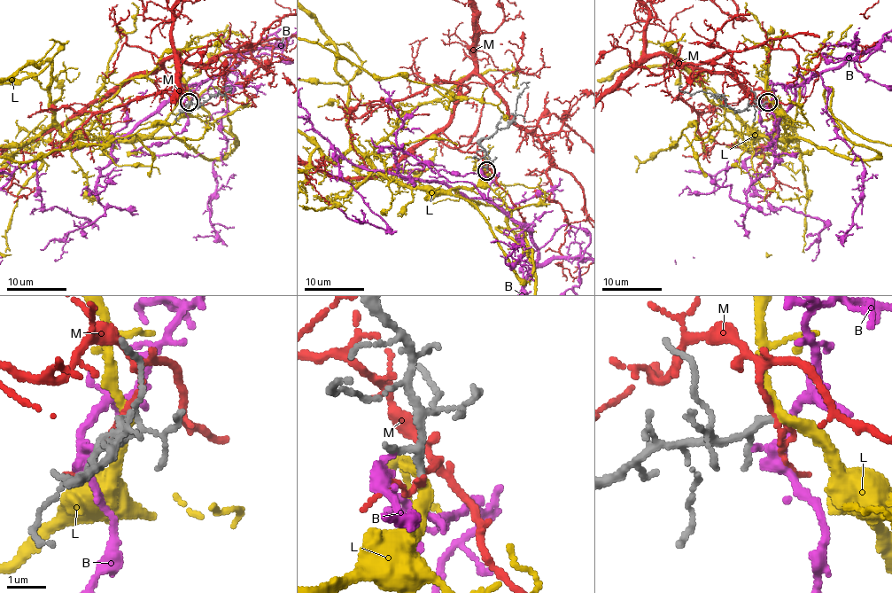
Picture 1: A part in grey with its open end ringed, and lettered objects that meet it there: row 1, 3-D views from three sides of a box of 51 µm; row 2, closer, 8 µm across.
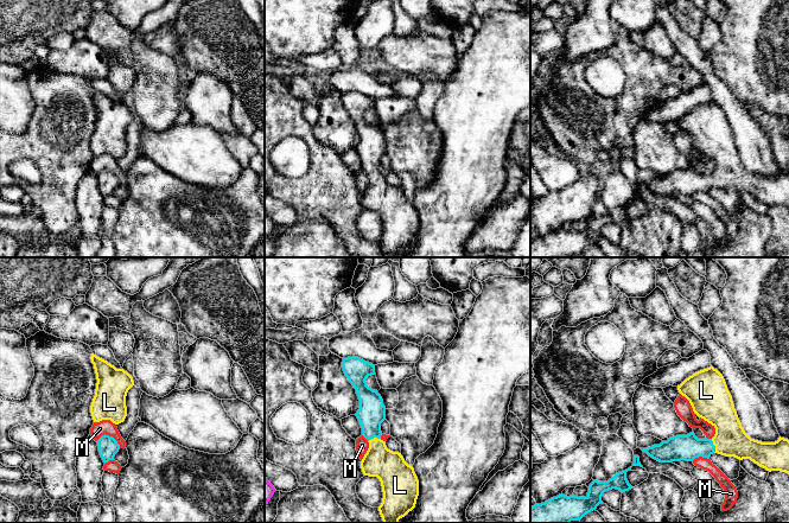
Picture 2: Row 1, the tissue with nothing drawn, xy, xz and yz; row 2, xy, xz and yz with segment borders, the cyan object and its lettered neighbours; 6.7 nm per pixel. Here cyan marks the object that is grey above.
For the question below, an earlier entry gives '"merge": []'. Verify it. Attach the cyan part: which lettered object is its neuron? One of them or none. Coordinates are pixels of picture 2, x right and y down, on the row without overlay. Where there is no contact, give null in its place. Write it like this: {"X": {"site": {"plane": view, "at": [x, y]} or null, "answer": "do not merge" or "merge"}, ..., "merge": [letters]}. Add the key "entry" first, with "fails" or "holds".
{"entry": "fails", "B": {"site": null, "answer": "do not merge"}, "L": {"site": {"plane": "yz", "at": [714, 180]}, "answer": "merge"}, "M": {"site": {"plane": "xy", "at": [108, 170]}, "answer": "do not merge"}, "merge": ["L"]}

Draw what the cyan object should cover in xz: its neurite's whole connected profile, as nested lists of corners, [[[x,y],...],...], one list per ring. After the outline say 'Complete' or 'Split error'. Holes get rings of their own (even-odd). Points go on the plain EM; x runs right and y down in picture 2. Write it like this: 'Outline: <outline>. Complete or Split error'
Outline: [[[358,91],[343,93],[342,102],[349,116],[356,123],[359,134],[359,143],[355,148],[362,162],[362,170],[368,174],[369,183],[361,196],[364,210],[377,211],[381,216],[383,232],[378,241],[383,257],[399,257],[415,242],[419,230],[419,215],[413,200],[408,199],[401,187],[387,183],[386,176],[381,173],[381,158],[386,154],[386,141],[377,125],[367,120],[367,111],[375,109],[375,100]]]. Split error

